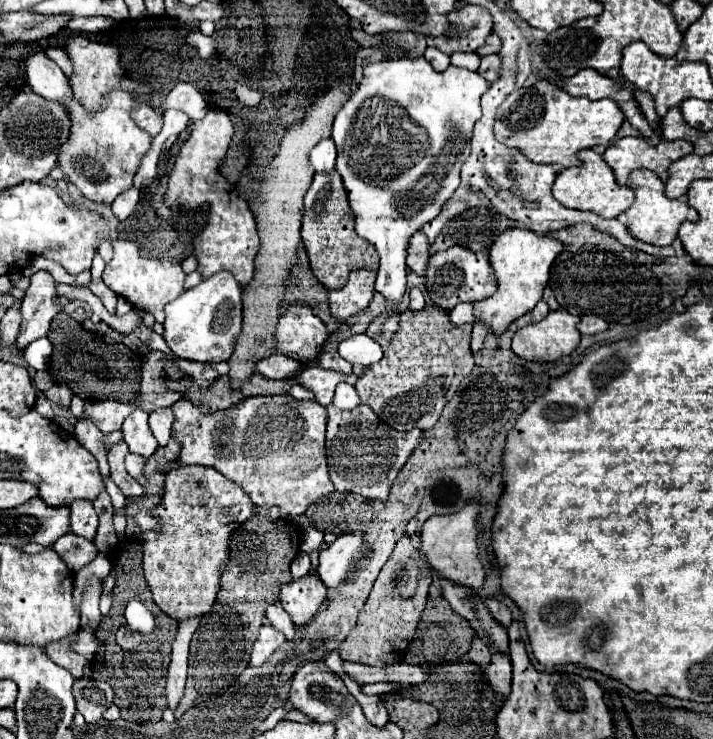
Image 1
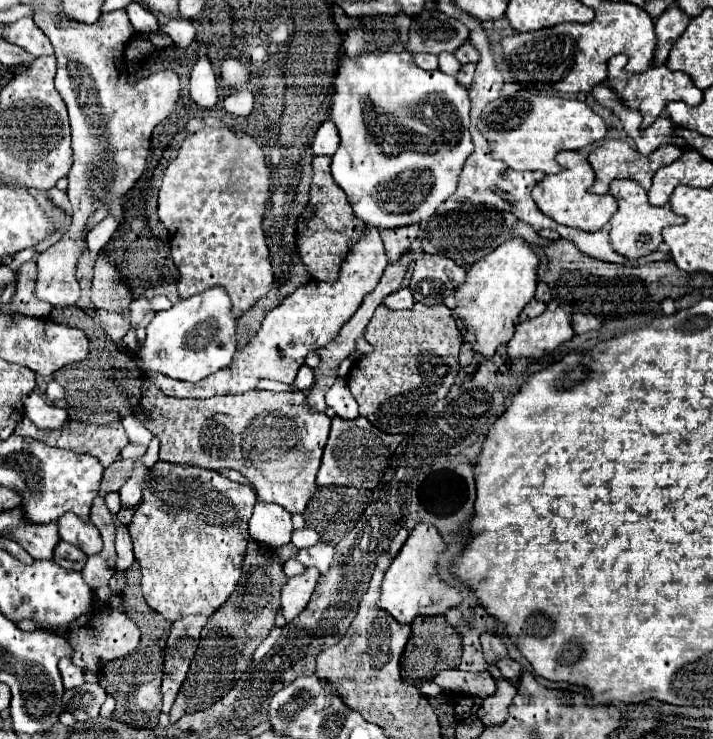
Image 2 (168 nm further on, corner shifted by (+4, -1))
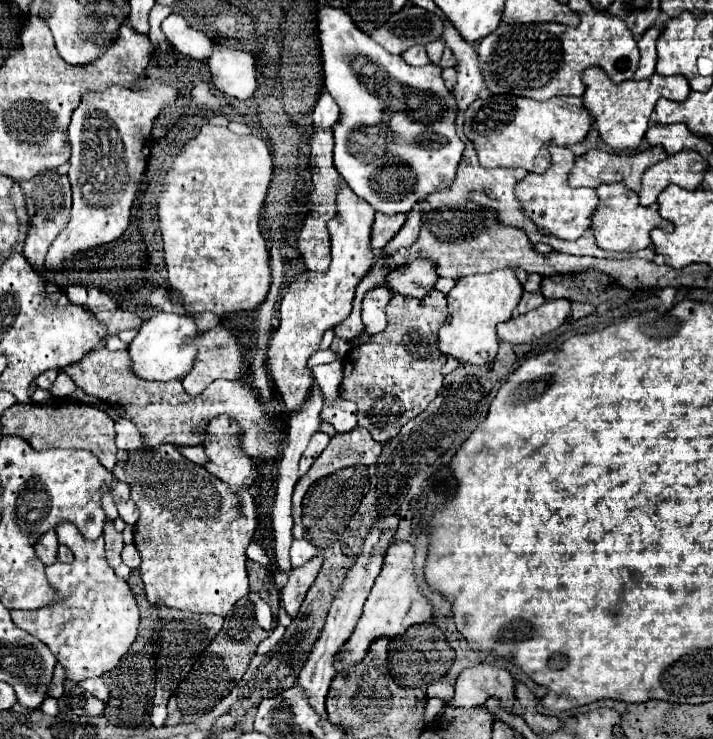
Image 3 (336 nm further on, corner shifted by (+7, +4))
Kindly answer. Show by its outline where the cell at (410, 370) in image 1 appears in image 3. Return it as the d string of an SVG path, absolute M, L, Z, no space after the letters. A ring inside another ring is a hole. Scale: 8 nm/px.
M431 290L425 298L409 298L395 294L391 306L387 306L387 328L381 334L371 336L365 344L353 346L351 352L343 358L343 382L339 386L339 394L353 400L359 406L359 426L369 428L373 440L385 442L393 438L411 418L421 414L427 404L437 396L443 386L441 368L447 362L447 356L439 350L437 332L447 318L447 302L445 294L439 290Z

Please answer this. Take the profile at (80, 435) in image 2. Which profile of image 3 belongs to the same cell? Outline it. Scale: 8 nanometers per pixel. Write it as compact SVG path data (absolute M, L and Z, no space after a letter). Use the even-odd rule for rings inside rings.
M49 398L47 402L41 402L41 404L19 404L19 402L13 404L1 416L3 434L5 436L21 436L37 450L43 450L47 446L91 450L99 462L108 471L112 471L117 463L113 420L103 410L89 406L89 404L57 404L57 402L73 402L73 400Z

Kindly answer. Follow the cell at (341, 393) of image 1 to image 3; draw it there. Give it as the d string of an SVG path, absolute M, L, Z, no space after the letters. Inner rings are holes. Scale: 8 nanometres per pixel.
M337 396L331 406L325 406L321 410L321 420L333 424L337 432L349 432L357 426L357 404L345 400L343 396Z

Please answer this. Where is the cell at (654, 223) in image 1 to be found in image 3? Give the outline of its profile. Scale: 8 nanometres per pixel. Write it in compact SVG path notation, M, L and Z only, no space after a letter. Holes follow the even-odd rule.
M615 182L615 184L603 184L597 188L599 196L599 208L593 216L591 228L595 230L595 238L599 248L609 250L609 252L637 252L643 248L651 246L651 236L649 232L653 228L663 228L663 230L673 230L673 222L667 222L659 216L655 208L647 208L639 204L639 196L631 192L625 184Z

